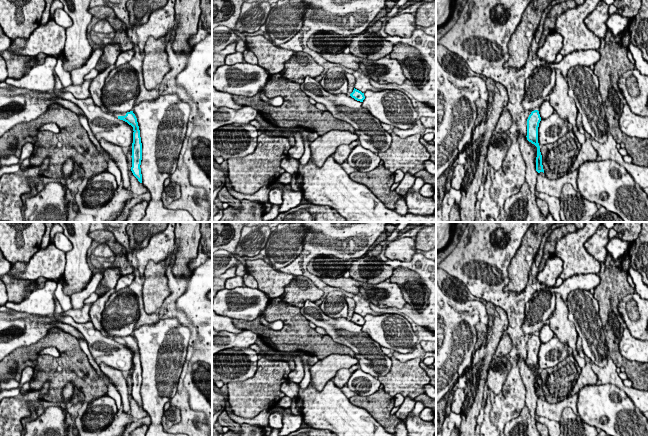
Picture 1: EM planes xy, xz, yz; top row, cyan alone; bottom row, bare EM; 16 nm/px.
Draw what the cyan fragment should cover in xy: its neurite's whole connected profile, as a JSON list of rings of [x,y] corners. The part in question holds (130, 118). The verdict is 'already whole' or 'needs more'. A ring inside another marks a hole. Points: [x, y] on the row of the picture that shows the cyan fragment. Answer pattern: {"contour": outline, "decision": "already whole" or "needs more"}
{"contour": [[[133,111],[127,113],[111,113],[116,118],[127,122],[133,127],[133,143],[132,143],[132,167],[133,175],[142,183],[141,160],[142,160],[142,143],[137,118]]], "decision": "needs more"}

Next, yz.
{"contour": [[[538,110],[531,112],[527,119],[527,140],[537,147],[537,157],[536,157],[536,171],[538,173],[543,172],[542,165],[542,155],[540,152],[540,146],[538,143],[538,127],[541,121],[541,117]]], "decision": "already whole"}

